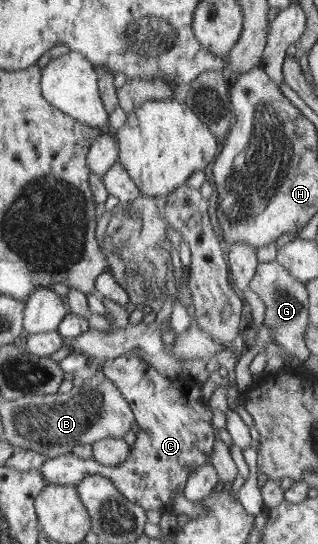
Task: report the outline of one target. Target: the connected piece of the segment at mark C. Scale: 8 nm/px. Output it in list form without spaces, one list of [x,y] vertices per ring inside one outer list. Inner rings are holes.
[[[133,349],[125,351],[118,358],[106,360],[102,364],[101,374],[118,389],[122,399],[130,407],[136,422],[138,431],[135,435],[135,442],[128,449],[128,457],[120,465],[112,466],[100,465],[93,458],[80,459],[72,453],[47,458],[39,467],[46,480],[46,485],[75,485],[86,474],[96,471],[103,478],[108,478],[127,501],[138,505],[142,510],[152,509],[160,516],[164,511],[174,511],[171,500],[172,491],[174,489],[182,489],[181,491],[183,491],[190,470],[202,464],[210,464],[209,455],[212,453],[214,441],[216,441],[217,433],[214,432],[210,424],[212,409],[210,409],[209,403],[204,402],[200,385],[186,380],[180,375],[176,379],[167,379],[135,355]]]

